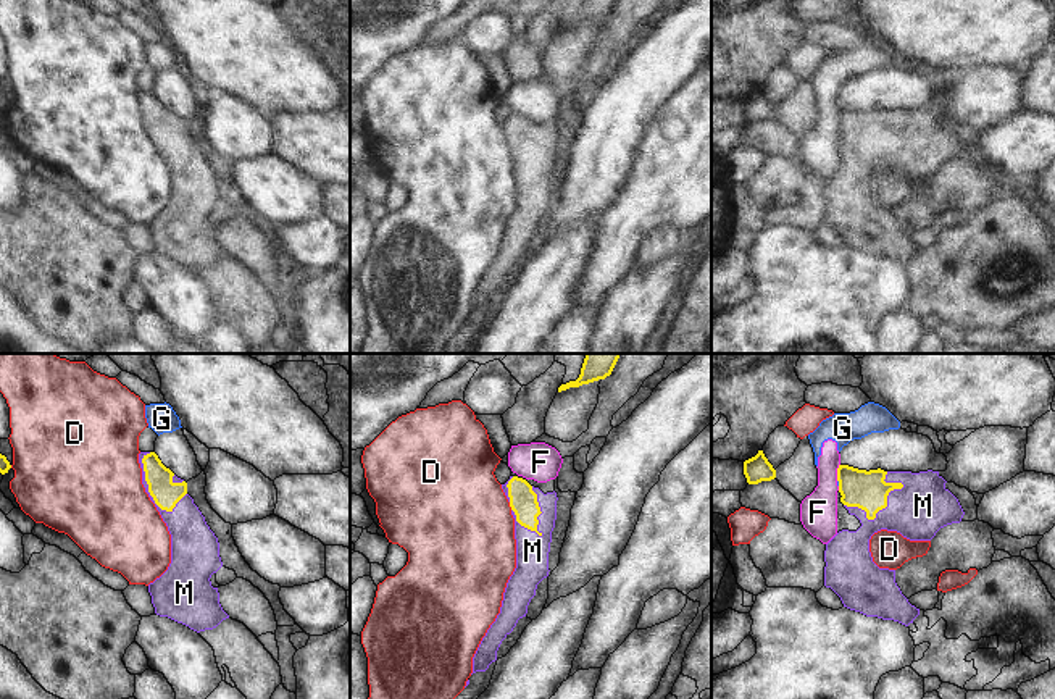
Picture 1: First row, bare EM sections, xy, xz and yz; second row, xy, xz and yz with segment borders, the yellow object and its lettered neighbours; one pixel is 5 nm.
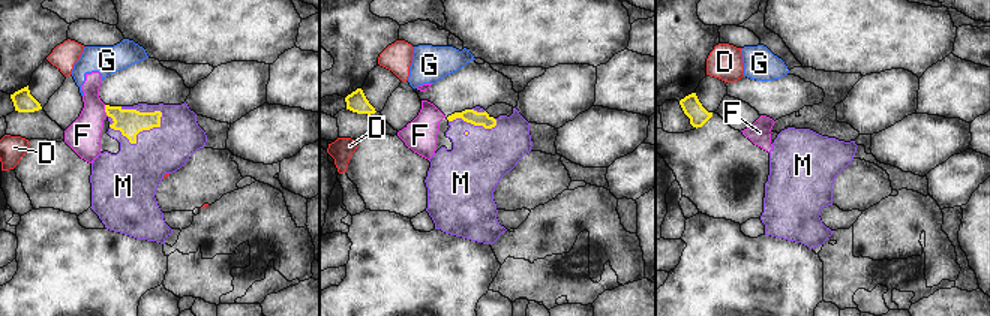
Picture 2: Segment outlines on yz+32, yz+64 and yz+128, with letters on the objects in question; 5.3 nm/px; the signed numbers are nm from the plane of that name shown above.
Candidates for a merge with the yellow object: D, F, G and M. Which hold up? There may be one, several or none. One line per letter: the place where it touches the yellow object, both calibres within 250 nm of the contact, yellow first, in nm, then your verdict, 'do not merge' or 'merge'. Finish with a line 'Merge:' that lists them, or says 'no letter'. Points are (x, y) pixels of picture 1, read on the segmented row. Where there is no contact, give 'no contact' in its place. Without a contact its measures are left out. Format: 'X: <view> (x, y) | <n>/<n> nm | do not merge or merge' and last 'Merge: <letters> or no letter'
D: xz (510, 506) | 140/500 nm | do not merge
F: yz (838, 472) | 190/190 nm | do not merge
G: yz (839, 483) | 190/20 nm | do not merge
M: yz (876, 512) | 190/280 nm | merge
Merge: M

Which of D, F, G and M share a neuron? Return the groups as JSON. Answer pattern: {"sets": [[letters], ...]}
{"sets": [["D"], ["F", "G"], ["M"]]}

